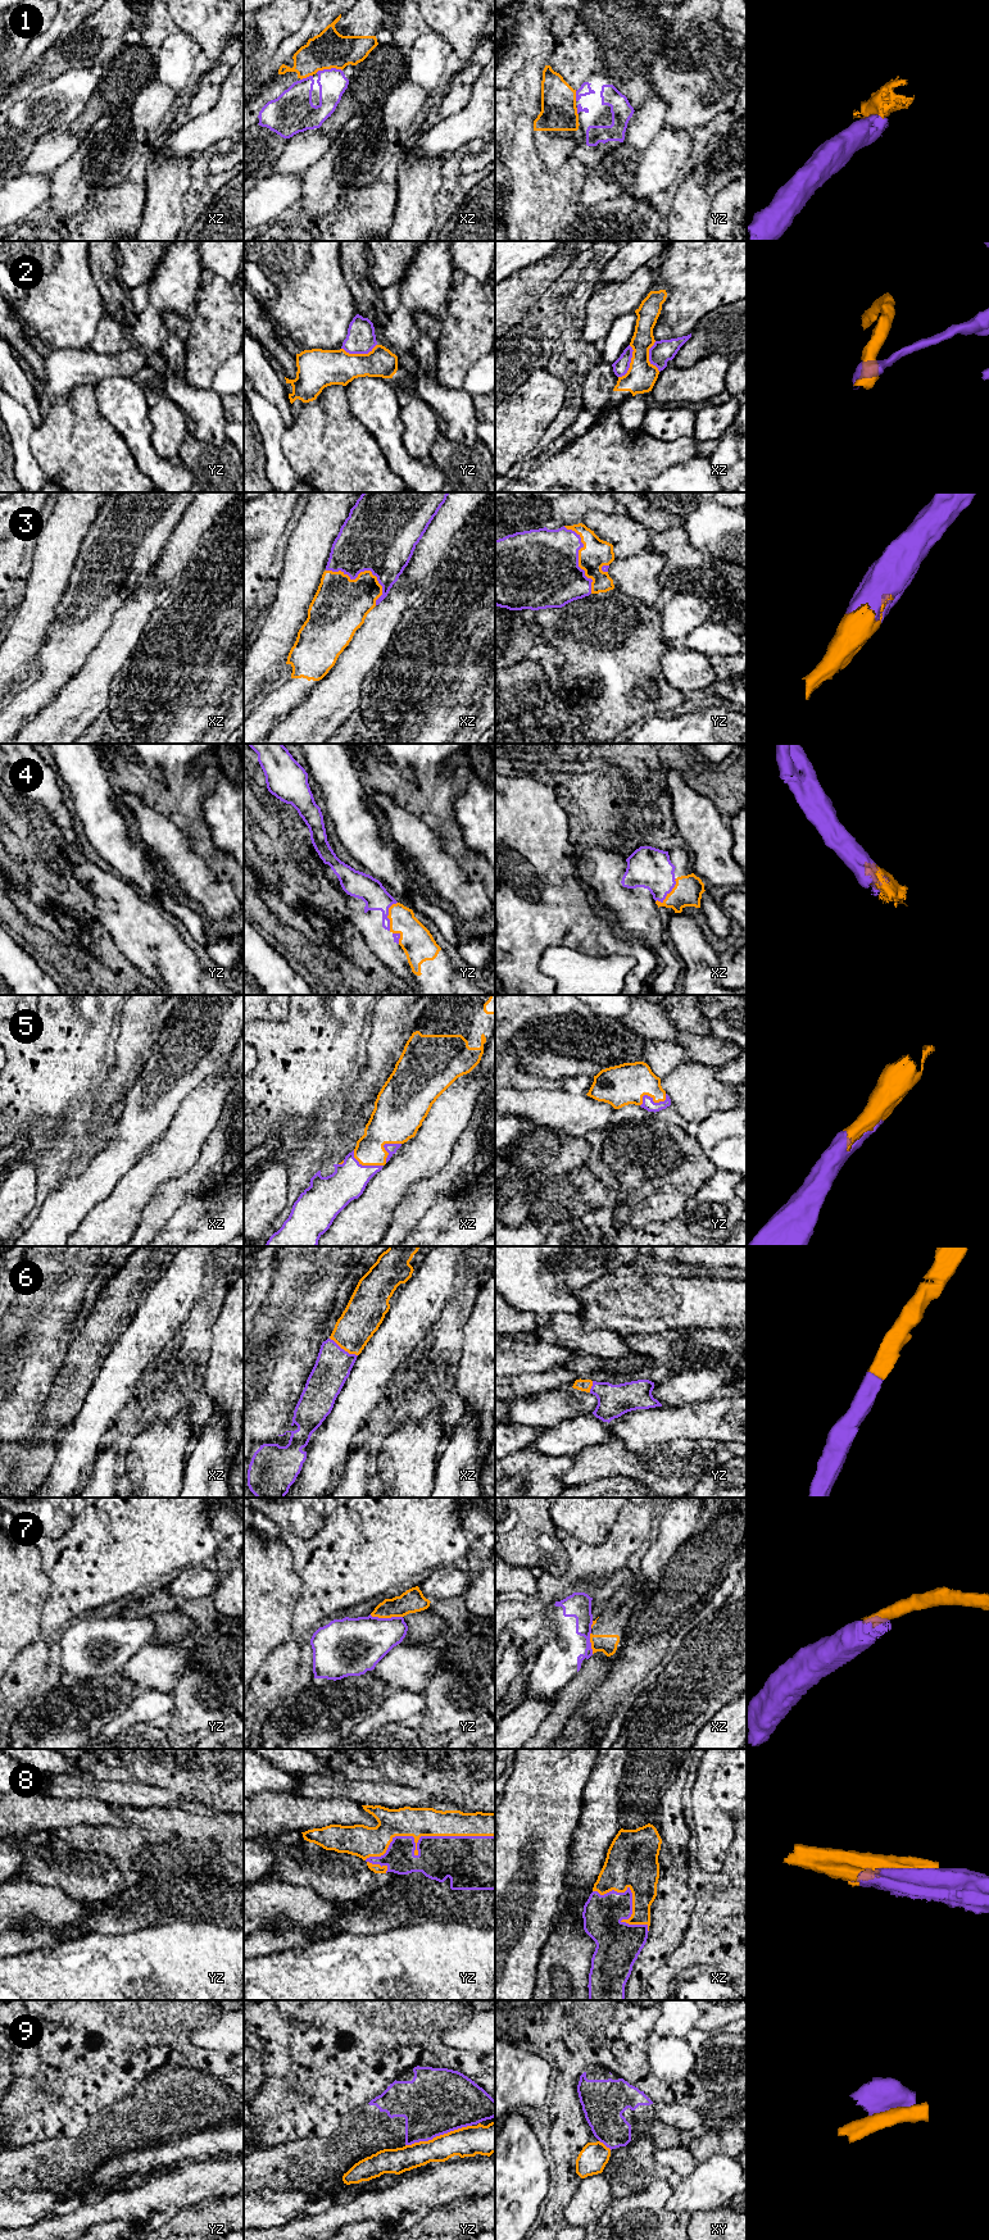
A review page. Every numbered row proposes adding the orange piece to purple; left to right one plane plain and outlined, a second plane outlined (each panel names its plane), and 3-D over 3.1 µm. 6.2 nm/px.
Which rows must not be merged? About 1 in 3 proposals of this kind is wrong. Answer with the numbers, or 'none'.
1, 2, 7, 9

